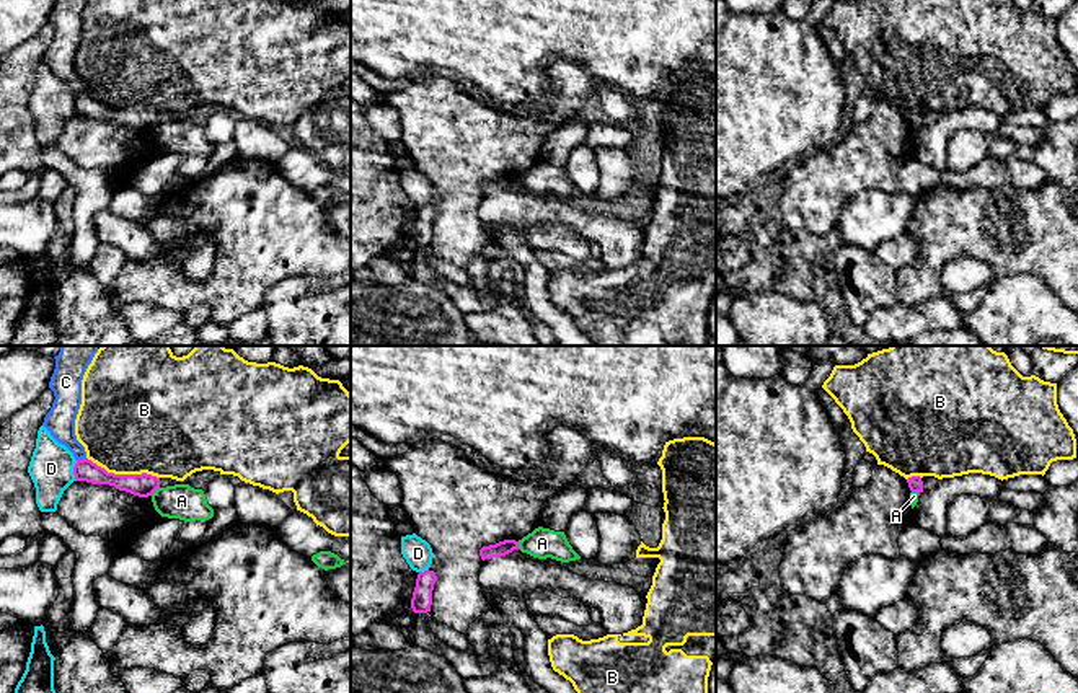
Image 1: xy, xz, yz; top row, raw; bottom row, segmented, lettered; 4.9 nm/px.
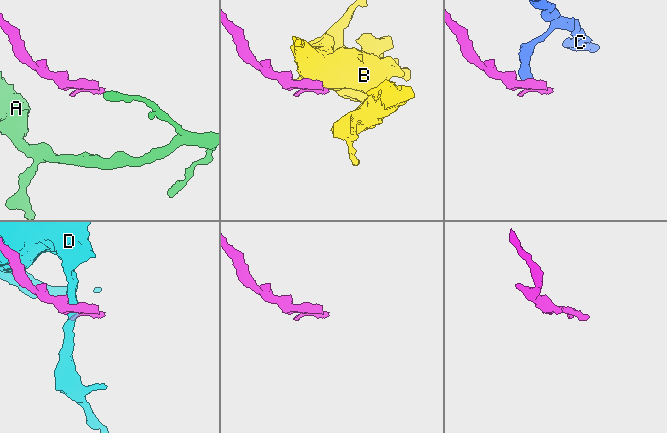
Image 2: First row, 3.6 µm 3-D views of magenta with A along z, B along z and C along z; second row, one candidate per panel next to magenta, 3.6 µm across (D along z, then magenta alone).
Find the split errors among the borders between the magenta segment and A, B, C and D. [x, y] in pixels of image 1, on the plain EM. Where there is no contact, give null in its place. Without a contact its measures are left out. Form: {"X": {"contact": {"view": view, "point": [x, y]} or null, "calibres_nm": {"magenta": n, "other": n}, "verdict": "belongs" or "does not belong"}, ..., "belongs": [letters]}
{"A": {"contact": {"view": "xy", "point": [154, 126]}, "calibres_nm": {"magenta": 120, "other": 170}, "verdict": "does not belong"}, "B": {"contact": {"view": "xy", "point": [123, 110]}, "calibres_nm": {"magenta": 120, "other": 480}, "verdict": "does not belong"}, "C": {"contact": {"view": "xy", "point": [82, 93]}, "calibres_nm": {"magenta": 110, "other": 150}, "verdict": "does not belong"}, "D": {"contact": {"view": "xy", "point": [74, 105]}, "calibres_nm": {"magenta": 110, "other": 220}, "verdict": "does not belong"}, "belongs": []}

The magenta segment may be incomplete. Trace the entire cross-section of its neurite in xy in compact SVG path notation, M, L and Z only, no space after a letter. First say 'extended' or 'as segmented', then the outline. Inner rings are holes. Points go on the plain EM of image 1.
as segmented; M88 93L77 95L73 101L77 116L86 116L91 119L109 119L119 126L130 127L139 132L148 132L160 122L160 113L142 109L114 109L98 101Z

